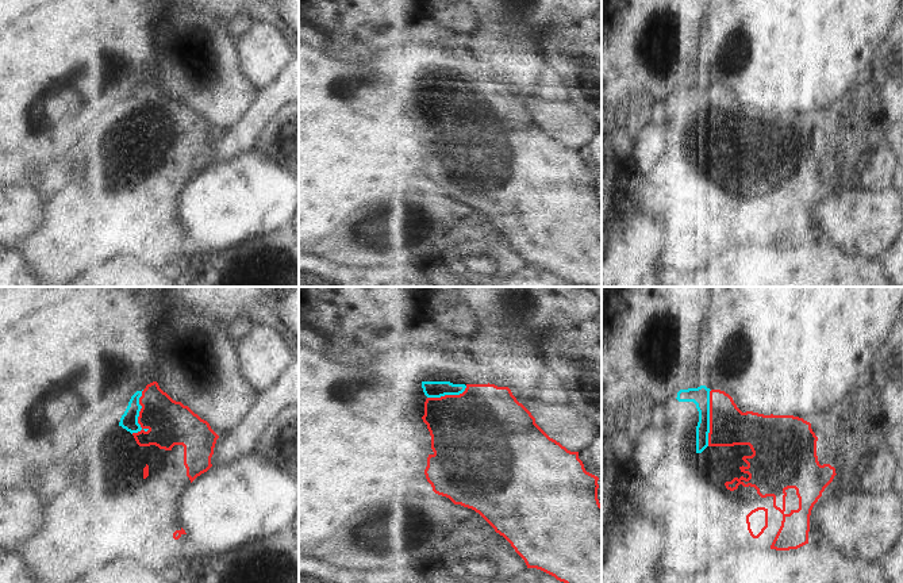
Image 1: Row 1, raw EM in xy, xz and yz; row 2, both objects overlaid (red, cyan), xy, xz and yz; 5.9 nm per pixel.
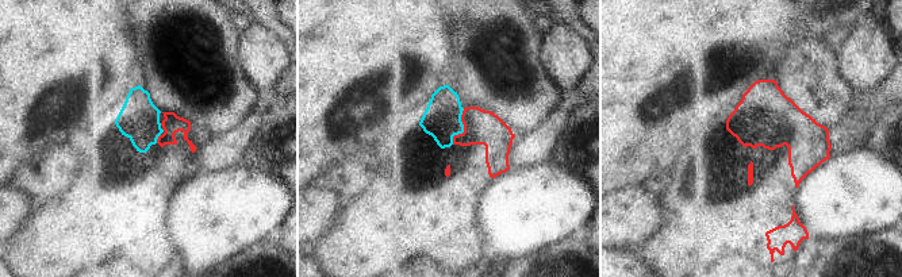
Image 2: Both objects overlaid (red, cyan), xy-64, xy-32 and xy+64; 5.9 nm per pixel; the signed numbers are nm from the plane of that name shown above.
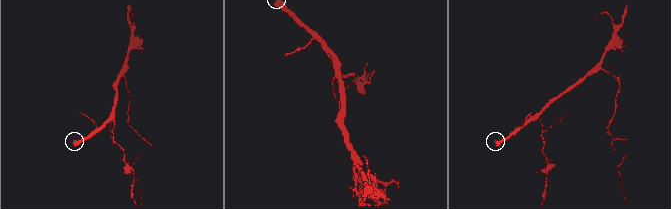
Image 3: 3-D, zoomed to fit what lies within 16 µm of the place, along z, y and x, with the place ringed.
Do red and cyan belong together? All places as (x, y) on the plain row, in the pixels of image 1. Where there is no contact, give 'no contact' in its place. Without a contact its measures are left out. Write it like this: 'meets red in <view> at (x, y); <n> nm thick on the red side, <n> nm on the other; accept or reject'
meets red in xy at (139, 111); 260 nm thick on the red side, 110 nm on the other; accept

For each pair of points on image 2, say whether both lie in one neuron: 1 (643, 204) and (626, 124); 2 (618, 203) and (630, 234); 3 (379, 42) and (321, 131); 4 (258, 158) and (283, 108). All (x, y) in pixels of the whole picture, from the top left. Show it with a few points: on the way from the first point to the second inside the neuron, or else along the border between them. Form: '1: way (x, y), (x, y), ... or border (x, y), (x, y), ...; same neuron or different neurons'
1: border (641, 185), (629, 185), (614, 191); different neurons
2: way (618, 211), (626, 226); same neuron
3: way (357, 64), (321, 100), (321, 110); same neuron
4: way (271, 146), (283, 134), (283, 120); same neuron

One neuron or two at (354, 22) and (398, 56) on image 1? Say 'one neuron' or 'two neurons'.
one neuron

